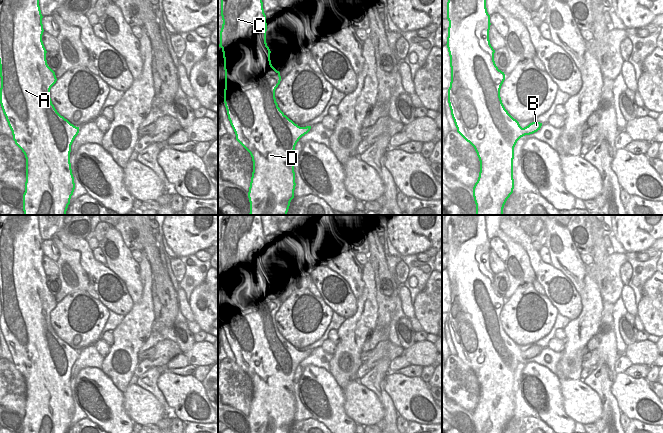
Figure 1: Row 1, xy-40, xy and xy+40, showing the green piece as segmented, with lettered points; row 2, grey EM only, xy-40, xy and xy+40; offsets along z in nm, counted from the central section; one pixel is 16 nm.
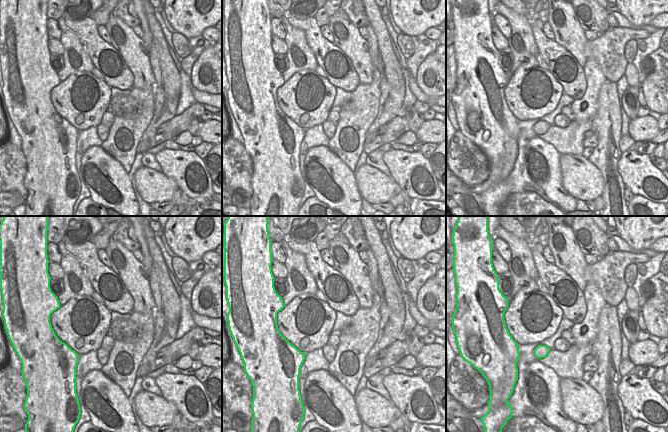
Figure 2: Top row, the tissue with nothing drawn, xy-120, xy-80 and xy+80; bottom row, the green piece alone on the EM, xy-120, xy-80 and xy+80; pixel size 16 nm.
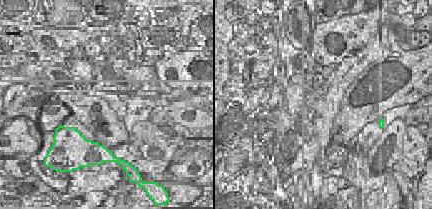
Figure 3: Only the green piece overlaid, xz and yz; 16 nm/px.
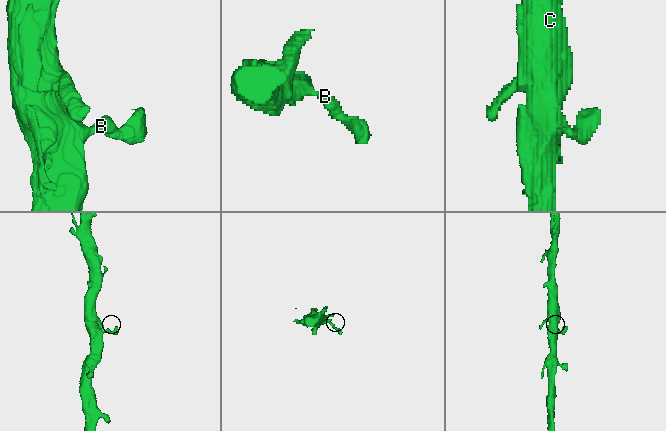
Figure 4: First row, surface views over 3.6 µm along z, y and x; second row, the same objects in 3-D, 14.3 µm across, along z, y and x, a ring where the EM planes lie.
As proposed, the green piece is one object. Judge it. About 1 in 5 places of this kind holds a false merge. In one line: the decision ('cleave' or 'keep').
keep

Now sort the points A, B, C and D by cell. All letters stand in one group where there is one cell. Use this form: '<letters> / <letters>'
A B C D

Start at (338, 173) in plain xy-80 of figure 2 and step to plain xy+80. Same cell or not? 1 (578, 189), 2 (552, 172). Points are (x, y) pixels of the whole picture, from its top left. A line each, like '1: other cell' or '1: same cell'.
1: other cell
2: same cell

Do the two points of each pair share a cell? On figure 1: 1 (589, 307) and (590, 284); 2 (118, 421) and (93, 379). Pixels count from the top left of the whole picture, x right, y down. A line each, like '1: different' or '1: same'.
1: same
2: same

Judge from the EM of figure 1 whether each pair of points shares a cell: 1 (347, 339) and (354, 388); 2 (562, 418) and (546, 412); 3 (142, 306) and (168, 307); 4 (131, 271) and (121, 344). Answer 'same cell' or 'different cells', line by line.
1: different cells
2: same cell
3: different cells
4: different cells

